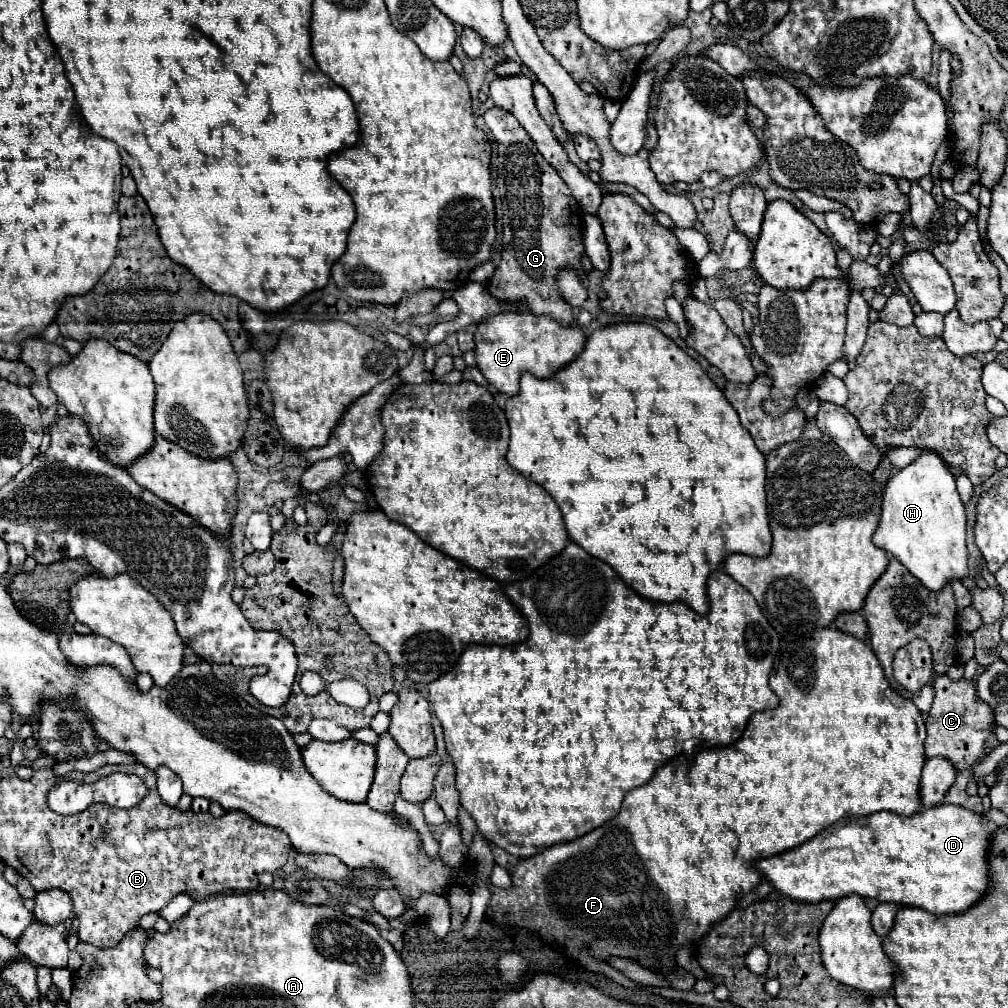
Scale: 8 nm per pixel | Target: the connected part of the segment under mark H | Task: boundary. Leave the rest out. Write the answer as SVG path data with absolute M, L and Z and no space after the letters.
M921 449L919 457L903 469L897 469L883 489L883 505L879 525L873 533L873 543L899 559L925 587L939 591L951 579L963 579L967 575L967 547L965 547L965 509L955 487L955 477L949 465L937 451Z

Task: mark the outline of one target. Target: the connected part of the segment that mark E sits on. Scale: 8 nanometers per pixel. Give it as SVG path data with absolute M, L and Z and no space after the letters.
M507 311L491 315L477 325L473 339L477 367L497 391L507 395L515 395L519 391L519 377L525 371L531 371L539 377L551 377L555 371L575 359L585 345L585 335L581 327L563 327L551 317L535 315L531 311Z

